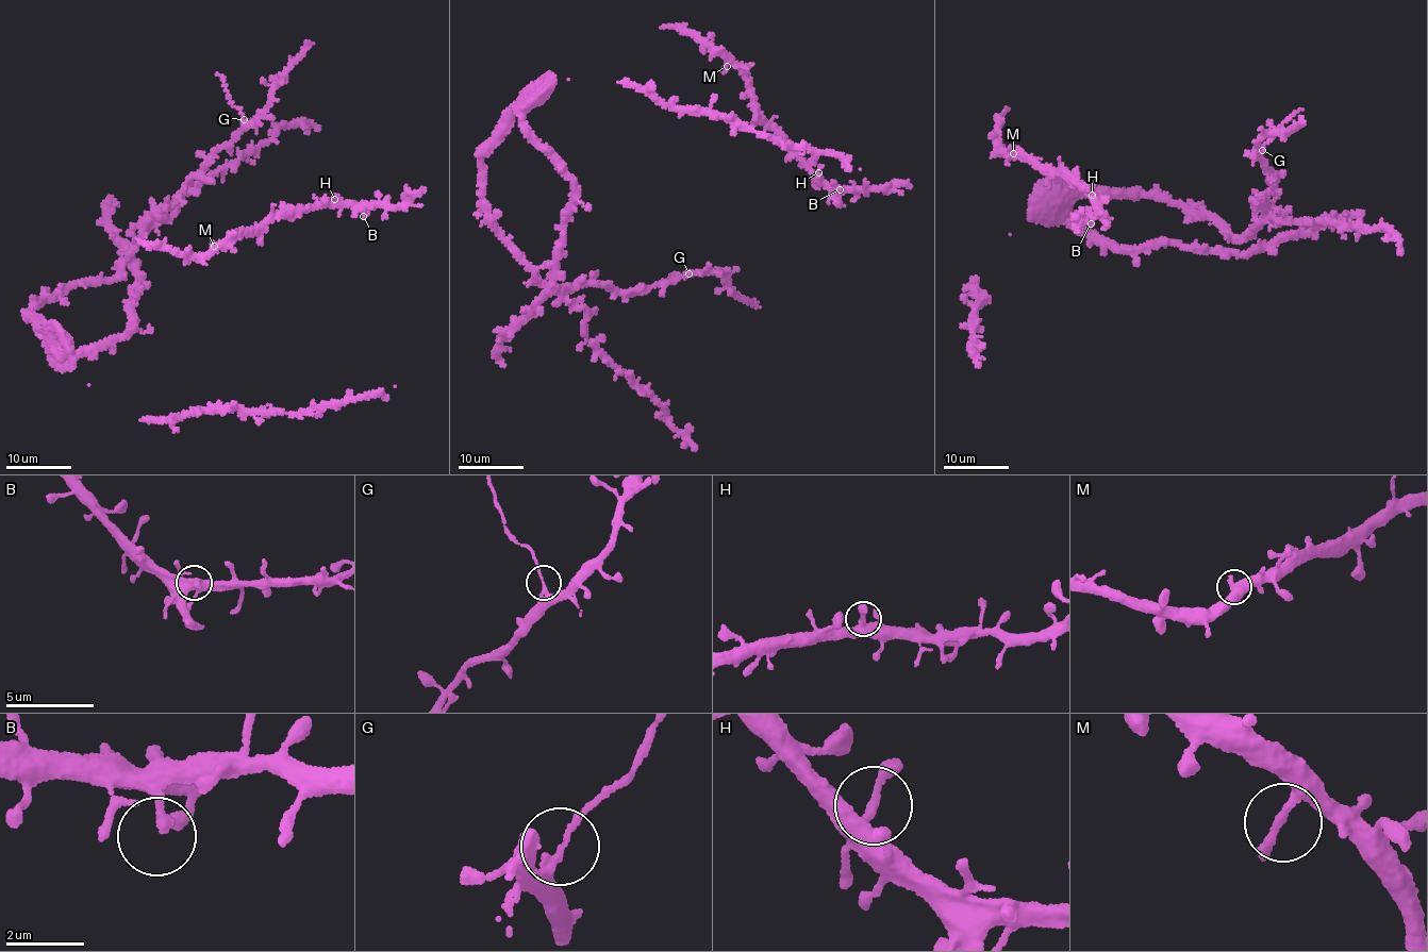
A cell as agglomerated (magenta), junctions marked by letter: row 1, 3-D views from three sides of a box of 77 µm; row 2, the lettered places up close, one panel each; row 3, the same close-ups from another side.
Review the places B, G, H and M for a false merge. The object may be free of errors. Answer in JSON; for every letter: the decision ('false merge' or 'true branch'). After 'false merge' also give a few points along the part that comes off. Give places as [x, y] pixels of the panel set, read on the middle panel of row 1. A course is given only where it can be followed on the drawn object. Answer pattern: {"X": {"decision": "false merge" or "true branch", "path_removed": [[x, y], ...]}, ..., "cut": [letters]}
{"B": {"decision": "true branch"}, "G": {"decision": "false merge", "path_removed": [[688, 273], [677, 274], [662, 282]]}, "H": {"decision": "true branch"}, "M": {"decision": "true branch"}, "cut": ["G"]}

